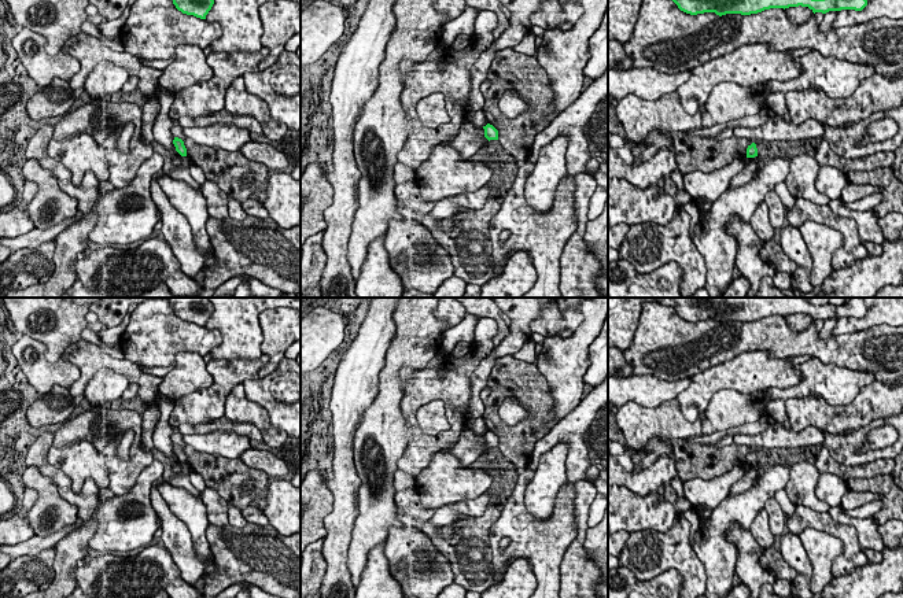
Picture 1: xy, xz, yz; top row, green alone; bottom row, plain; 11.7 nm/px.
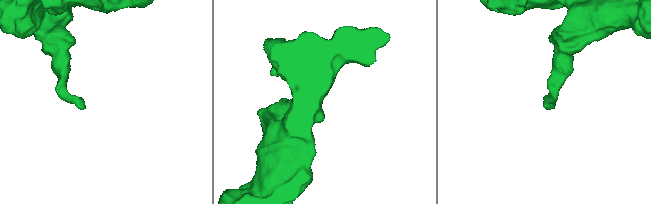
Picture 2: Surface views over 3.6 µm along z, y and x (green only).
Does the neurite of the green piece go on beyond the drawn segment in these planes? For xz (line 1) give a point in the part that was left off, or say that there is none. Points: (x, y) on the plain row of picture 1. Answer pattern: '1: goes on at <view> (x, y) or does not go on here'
1: does not go on here

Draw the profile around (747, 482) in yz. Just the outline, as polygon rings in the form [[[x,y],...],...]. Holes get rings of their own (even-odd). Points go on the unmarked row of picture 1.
[[[755,464],[742,479],[740,479],[736,484],[731,486],[729,495],[738,495],[745,492],[753,486],[753,479],[762,472],[760,464]]]

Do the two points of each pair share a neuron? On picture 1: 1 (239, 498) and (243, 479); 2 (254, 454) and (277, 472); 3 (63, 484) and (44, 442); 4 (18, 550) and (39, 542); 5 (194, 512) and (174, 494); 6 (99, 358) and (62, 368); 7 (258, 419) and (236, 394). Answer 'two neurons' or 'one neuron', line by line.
1: one neuron
2: one neuron
3: one neuron
4: one neuron
5: one neuron
6: two neurons
7: one neuron

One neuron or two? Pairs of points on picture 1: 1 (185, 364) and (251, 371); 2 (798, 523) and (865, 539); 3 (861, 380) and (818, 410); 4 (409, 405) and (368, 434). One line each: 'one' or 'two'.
1: two
2: two
3: two
4: two

